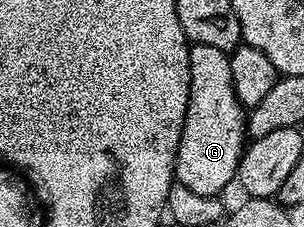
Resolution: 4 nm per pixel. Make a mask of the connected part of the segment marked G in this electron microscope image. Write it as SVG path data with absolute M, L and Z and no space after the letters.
M192 44L188 50L188 105L178 142L174 180L175 183L186 186L186 190L199 196L219 197L220 191L231 180L233 183L237 179L240 171L240 157L244 155L246 147L246 112L238 102L238 94L234 94L230 74L231 61L232 57L229 53L218 50L214 46Z

